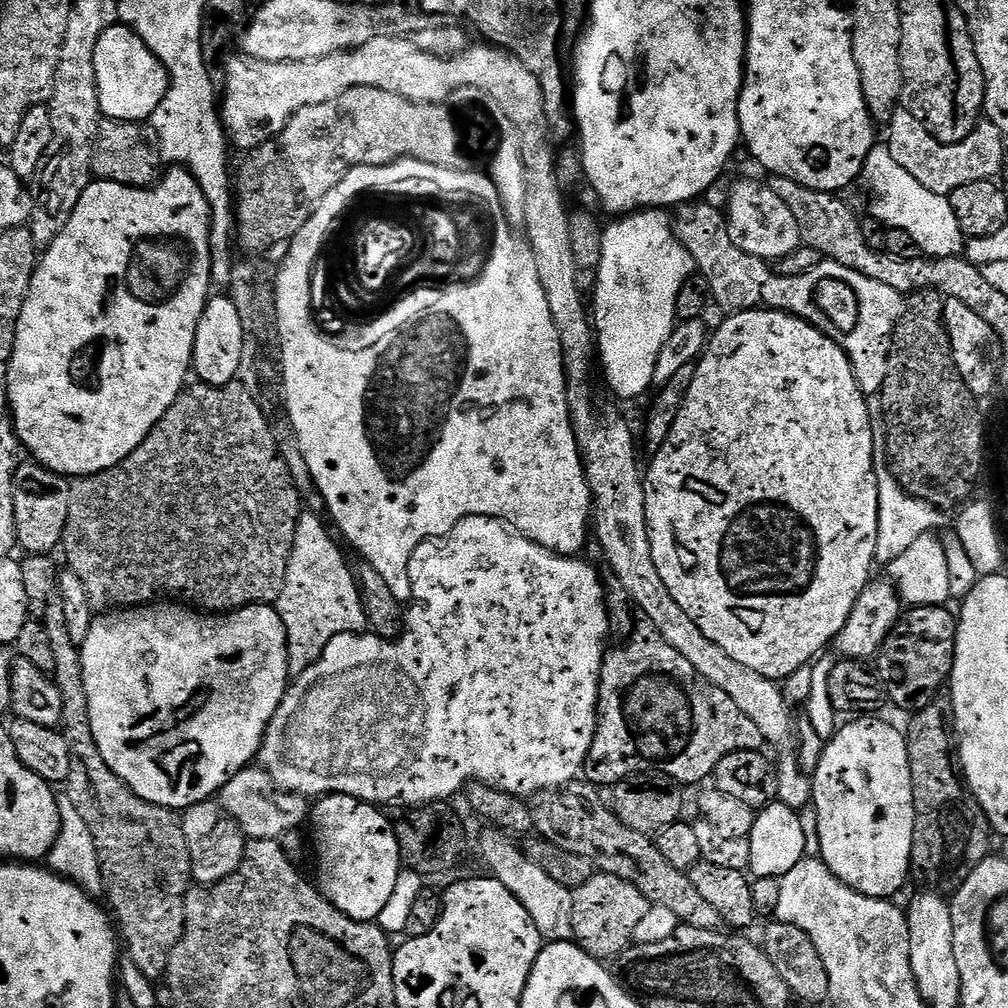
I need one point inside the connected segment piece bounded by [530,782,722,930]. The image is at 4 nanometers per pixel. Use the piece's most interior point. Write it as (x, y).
(574, 817)

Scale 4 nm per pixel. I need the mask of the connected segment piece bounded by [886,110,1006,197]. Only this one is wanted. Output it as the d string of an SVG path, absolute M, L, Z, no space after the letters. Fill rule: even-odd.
M897 110L894 118L888 121L886 131L886 143L890 154L894 154L894 162L898 162L898 166L902 166L902 170L906 170L911 177L918 178L918 182L922 182L926 190L934 190L934 194L949 197L954 190L958 190L958 186L996 180L1000 167L1004 164L1006 142L1000 128L986 118L981 119L981 124L972 133L968 132L957 144L944 144L941 140L935 140L916 113L907 110Z

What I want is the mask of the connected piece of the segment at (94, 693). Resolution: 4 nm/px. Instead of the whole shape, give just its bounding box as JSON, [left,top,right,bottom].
[80,602,290,810]

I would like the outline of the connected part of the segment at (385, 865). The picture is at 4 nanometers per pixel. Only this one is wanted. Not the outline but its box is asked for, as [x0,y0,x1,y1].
[310,796,402,924]

